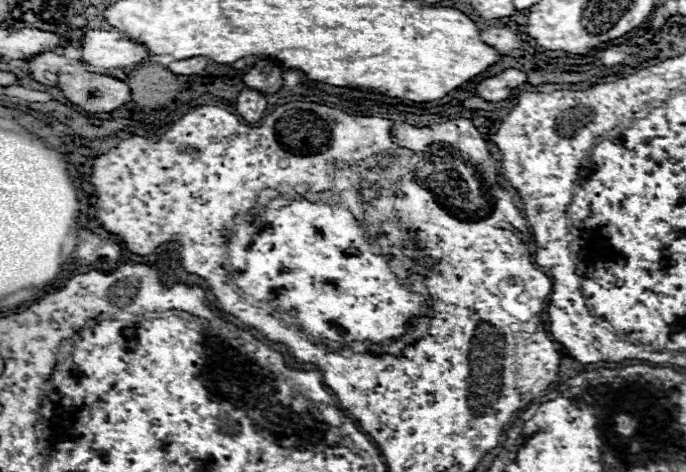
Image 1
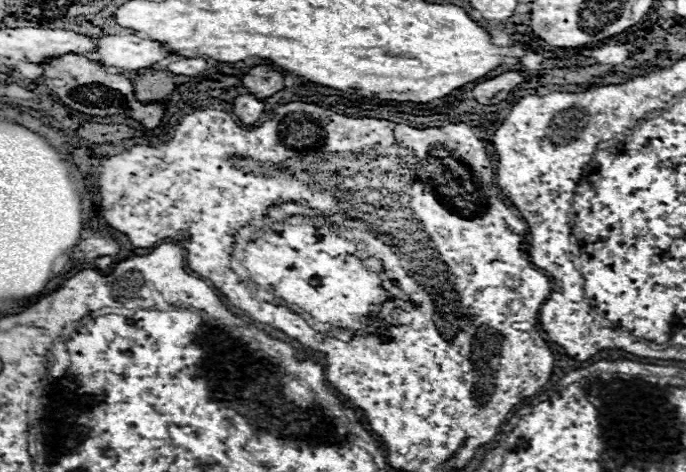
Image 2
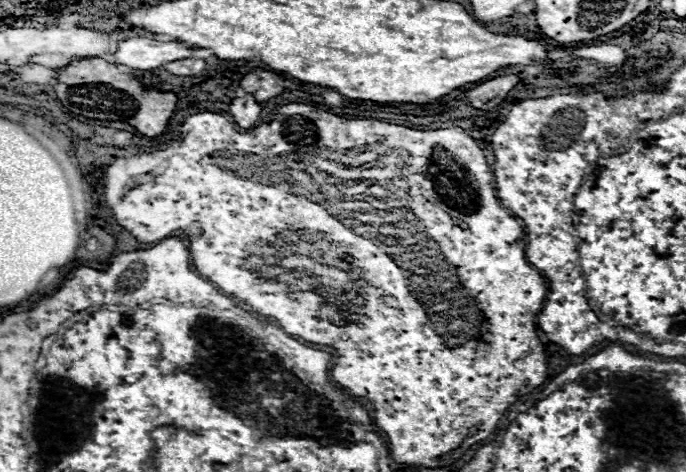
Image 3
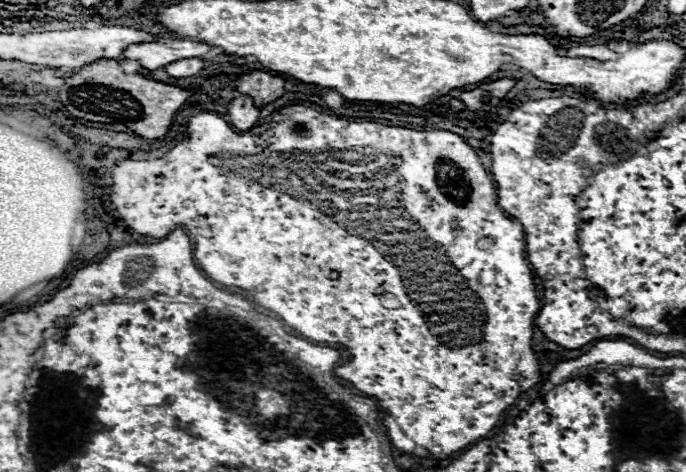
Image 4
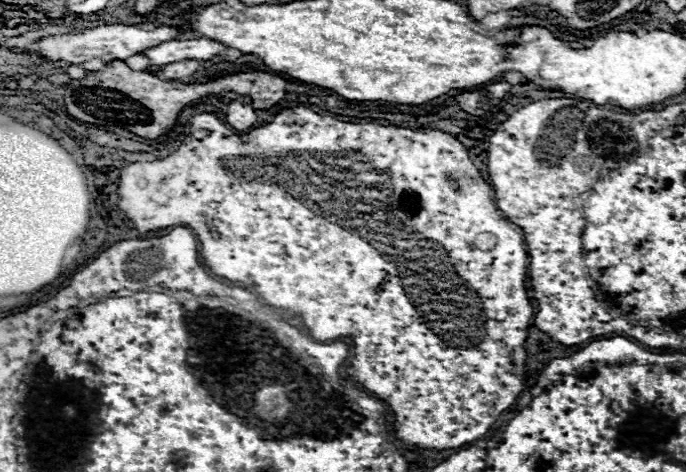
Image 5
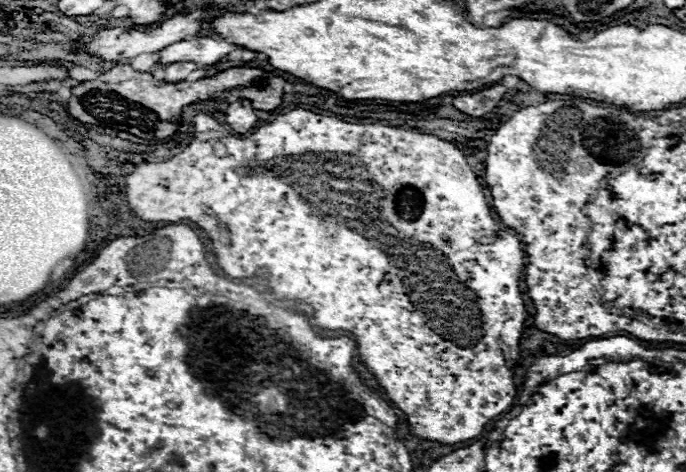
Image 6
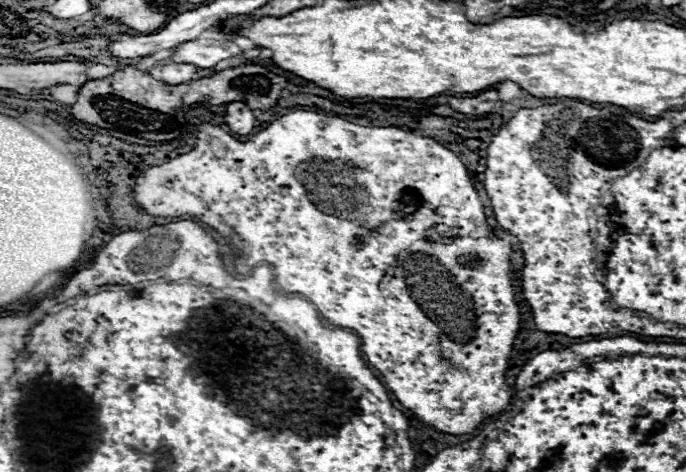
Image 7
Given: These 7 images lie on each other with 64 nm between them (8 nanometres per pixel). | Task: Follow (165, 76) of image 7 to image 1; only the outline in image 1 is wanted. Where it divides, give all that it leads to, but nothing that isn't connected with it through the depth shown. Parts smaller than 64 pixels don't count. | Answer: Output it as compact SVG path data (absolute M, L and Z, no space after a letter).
M194 56L188 60L176 60L172 64L168 64L168 70L174 74L184 74L184 76L192 76L192 74L200 74L206 68L208 60L204 56Z

